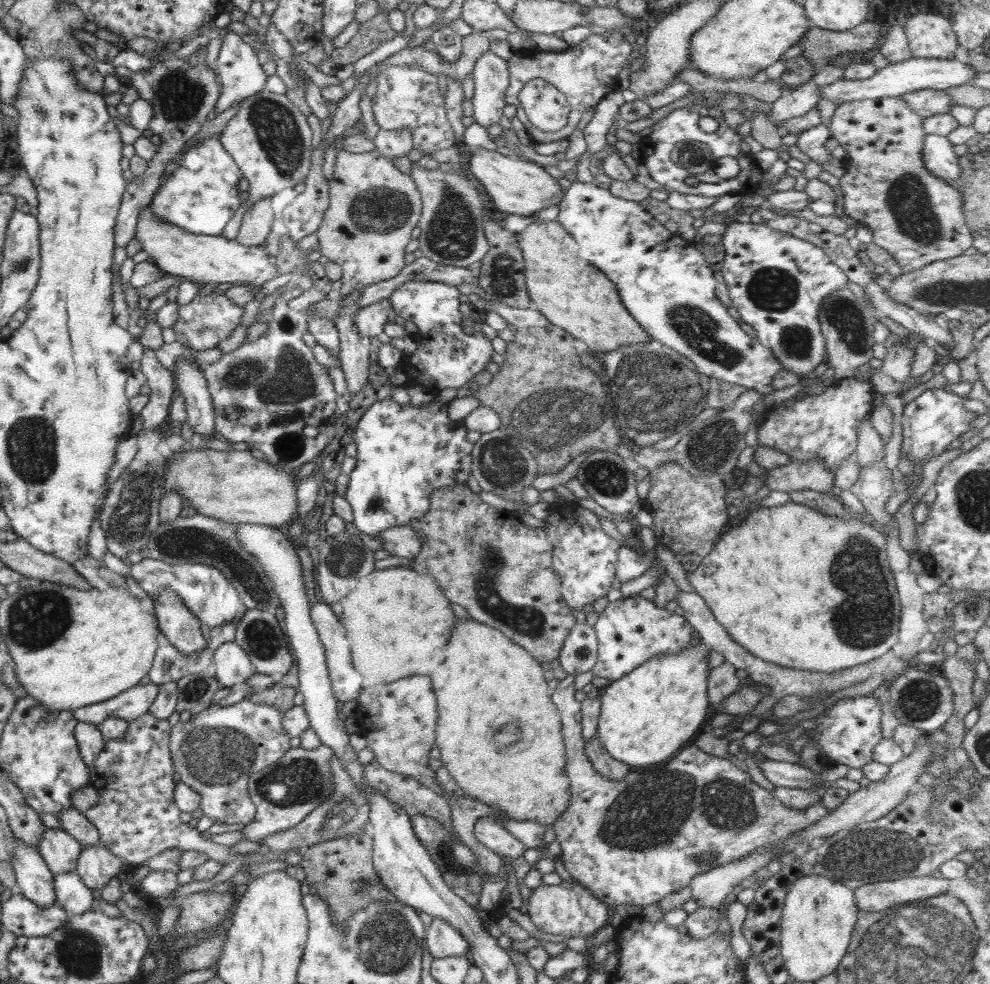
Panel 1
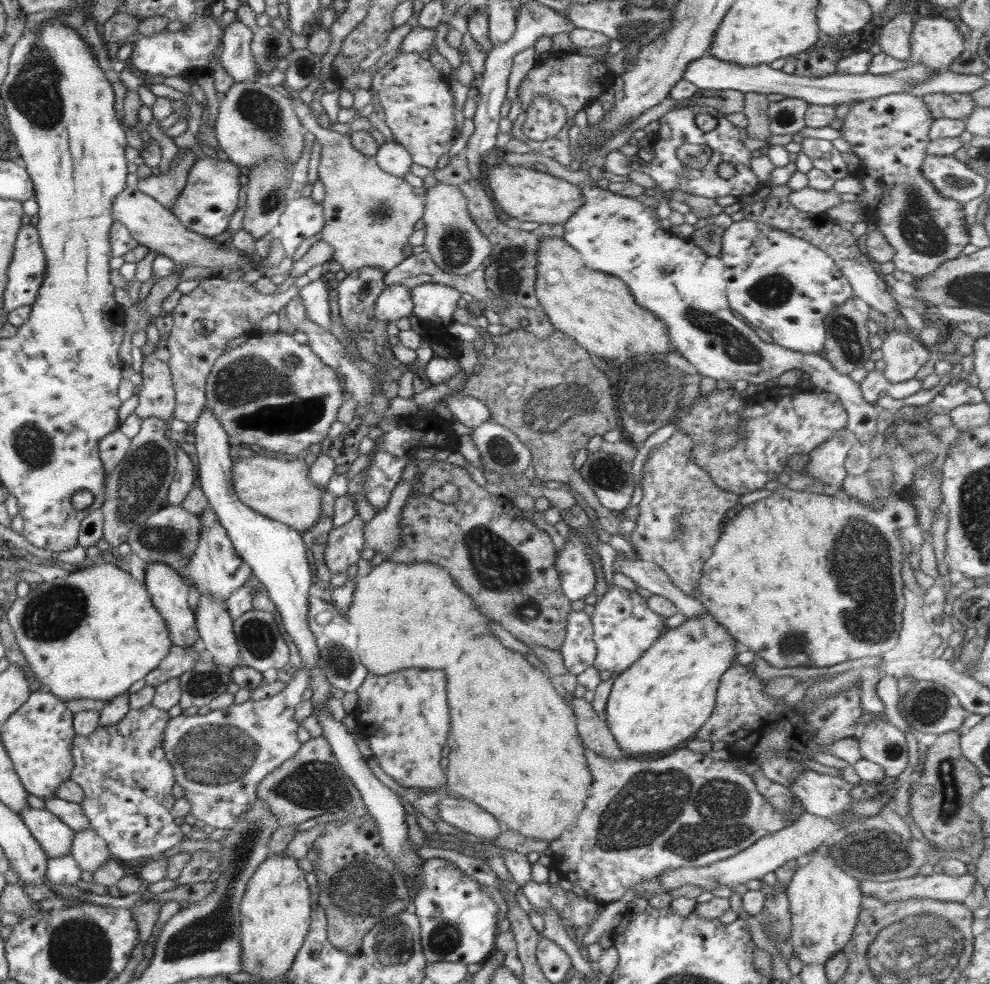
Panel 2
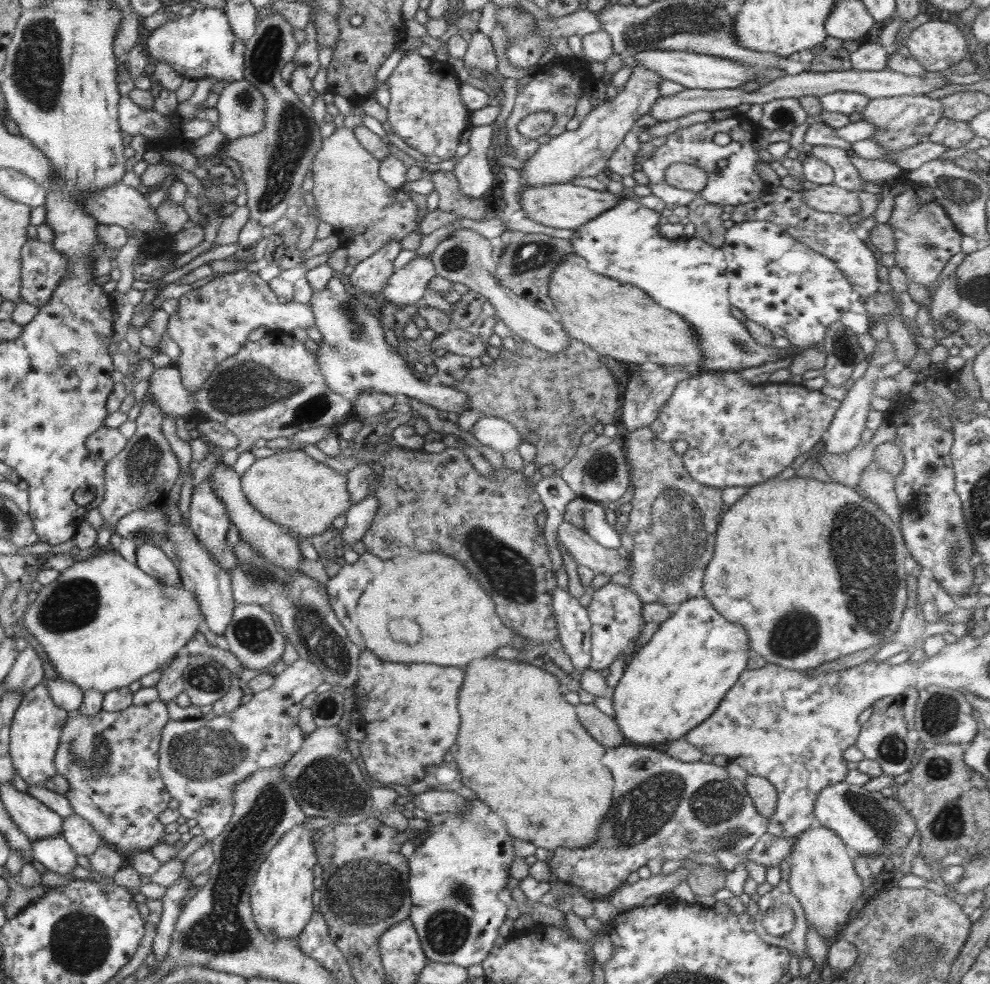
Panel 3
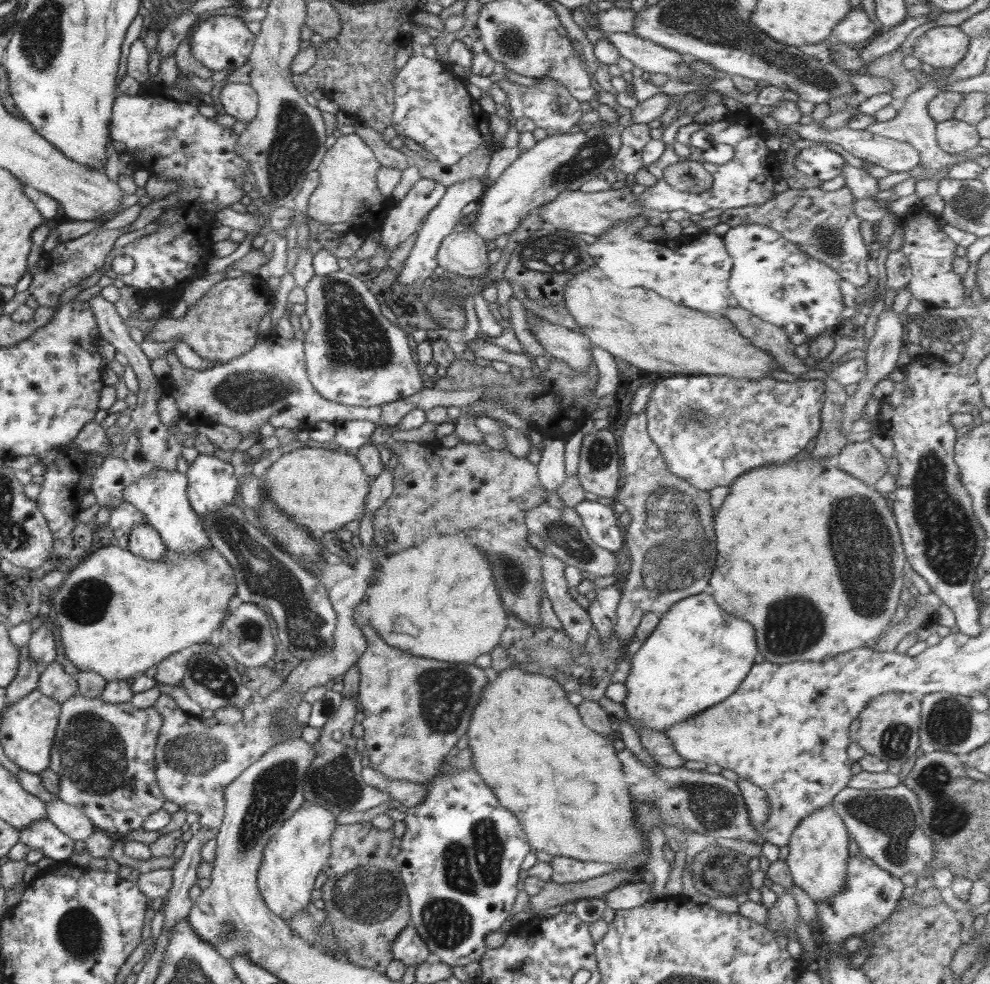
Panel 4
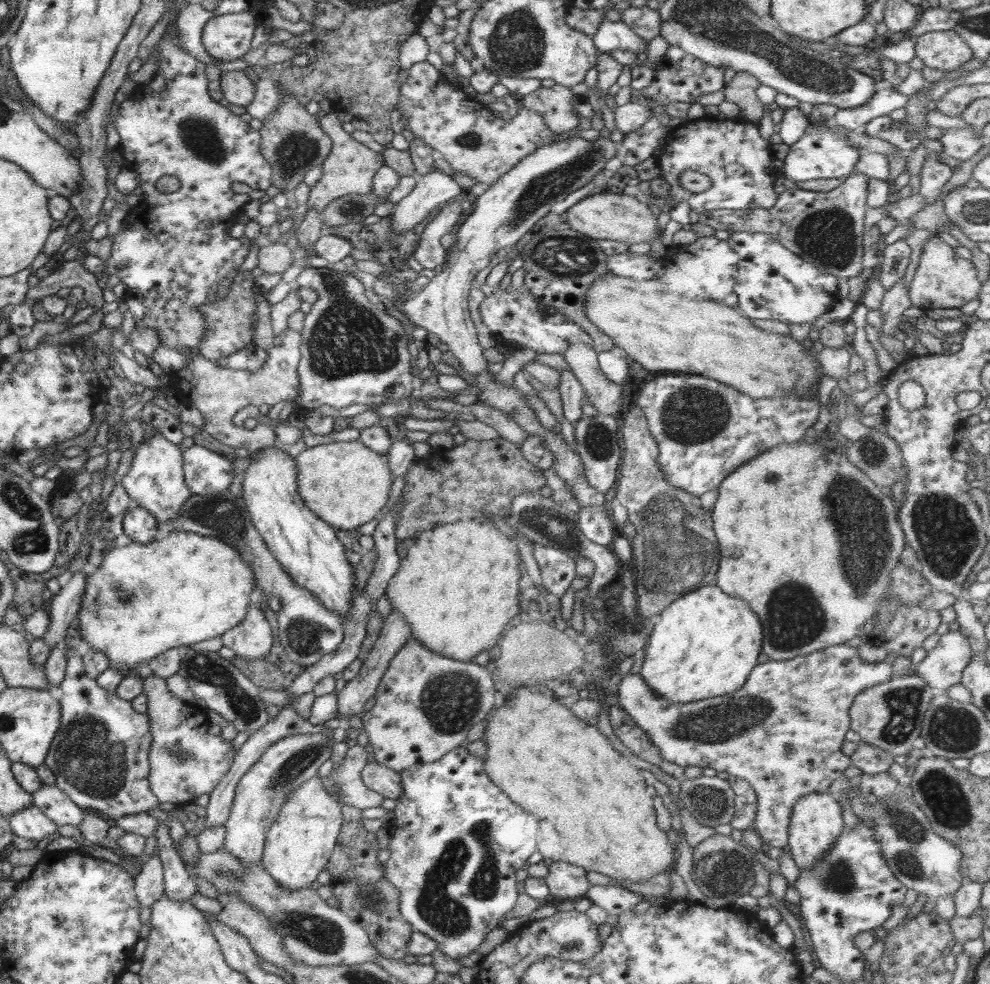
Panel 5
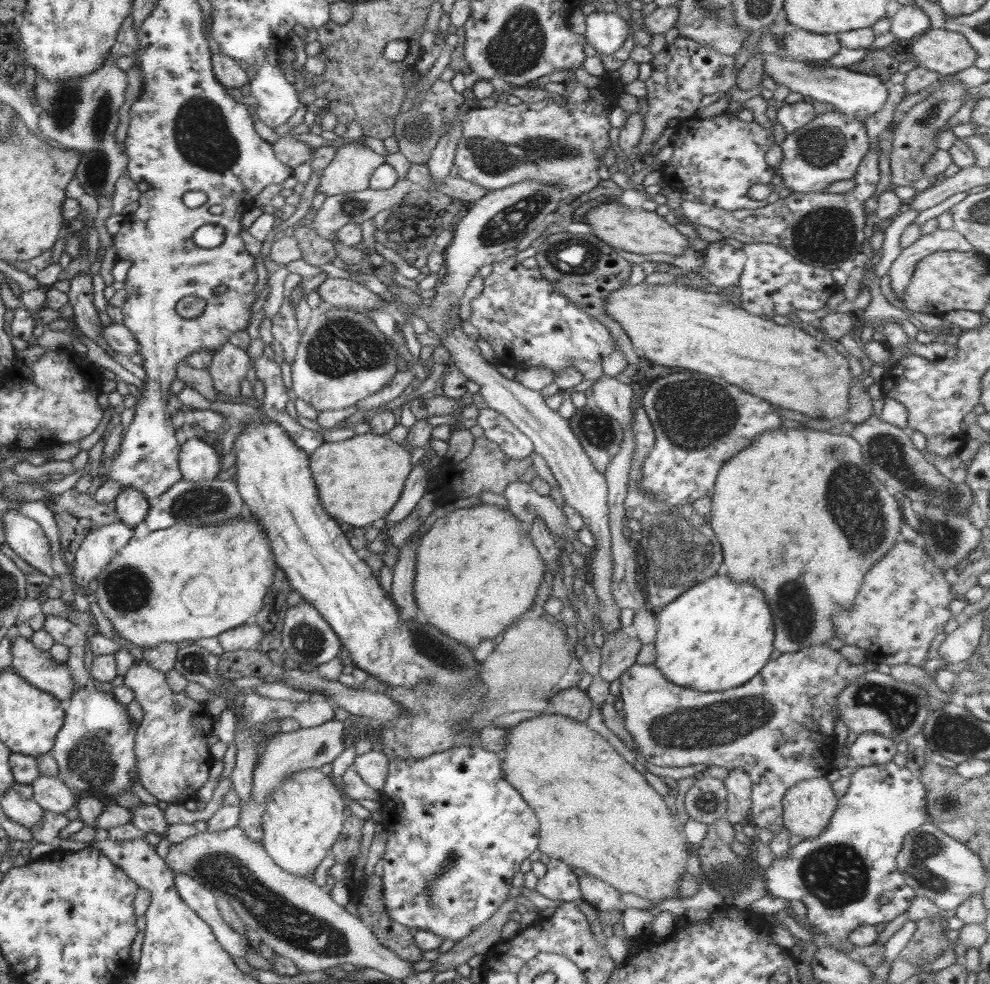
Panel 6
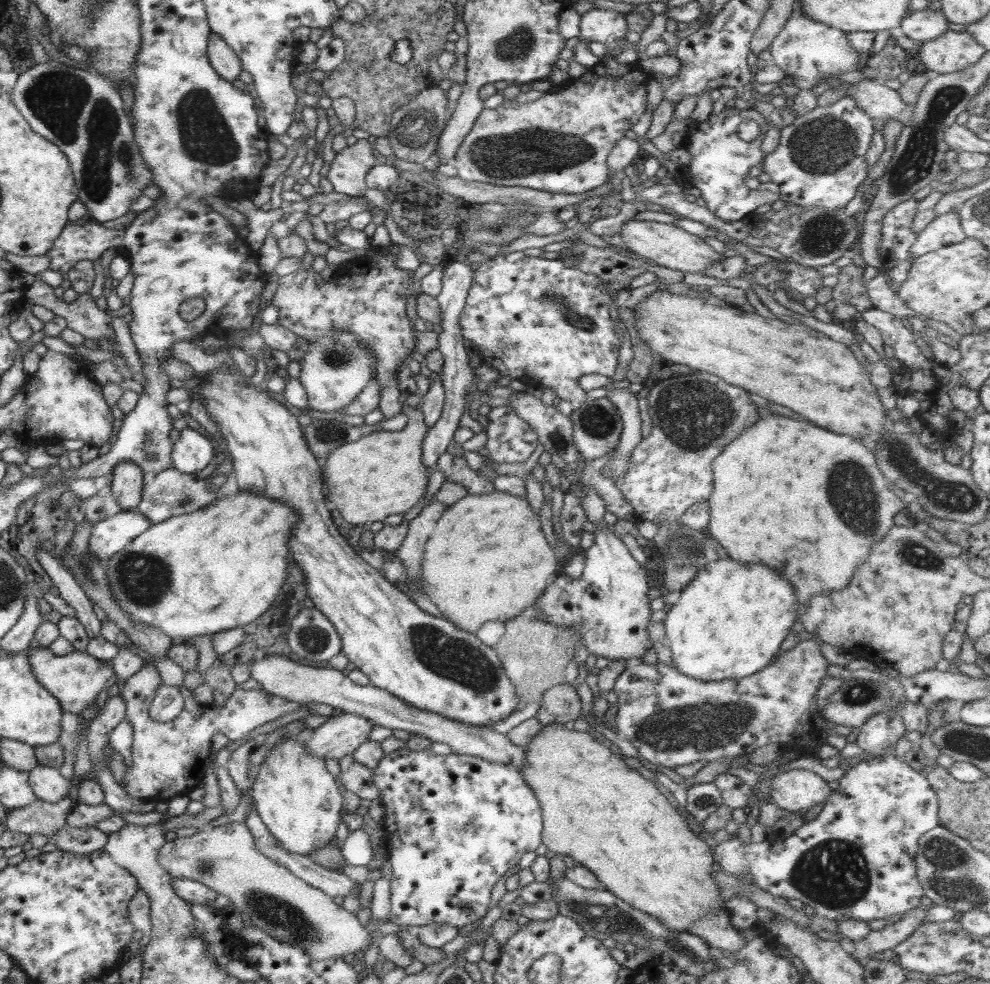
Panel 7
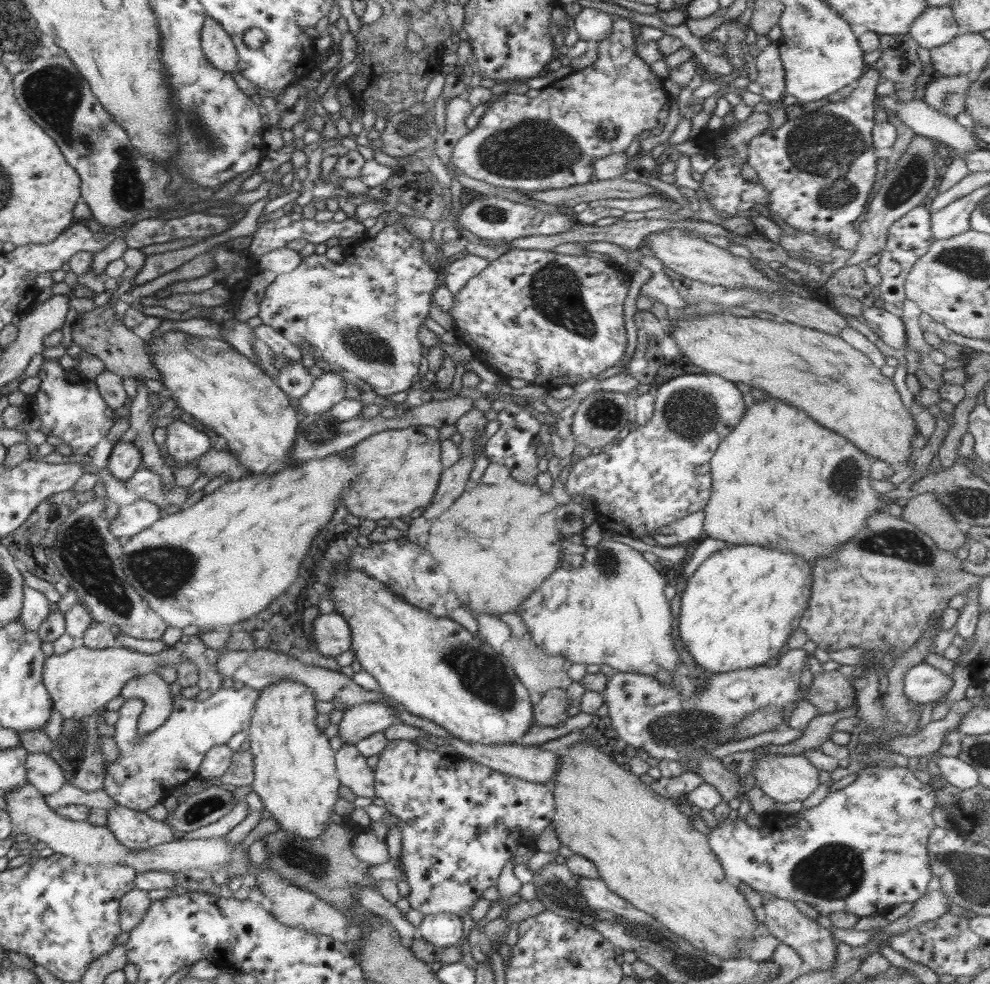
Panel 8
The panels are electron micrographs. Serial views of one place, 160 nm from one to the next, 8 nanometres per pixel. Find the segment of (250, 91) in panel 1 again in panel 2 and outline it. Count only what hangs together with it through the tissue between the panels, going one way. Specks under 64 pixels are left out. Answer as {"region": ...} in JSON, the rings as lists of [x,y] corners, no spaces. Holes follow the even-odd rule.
{"region":[[[237,19],[225,28],[219,63],[235,82],[244,82],[249,78],[260,80],[261,74],[256,68],[251,51],[252,37],[252,29]]]}

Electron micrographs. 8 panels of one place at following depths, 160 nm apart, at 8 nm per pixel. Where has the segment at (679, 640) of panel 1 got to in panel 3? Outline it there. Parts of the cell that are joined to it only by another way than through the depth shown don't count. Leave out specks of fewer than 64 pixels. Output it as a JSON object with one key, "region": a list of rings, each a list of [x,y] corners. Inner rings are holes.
{"region":[[[612,582],[592,593],[592,601],[586,607],[591,623],[591,663],[588,668],[600,672],[608,670],[621,654],[633,656],[636,640],[645,626],[644,618],[642,618],[643,602],[628,587]]]}

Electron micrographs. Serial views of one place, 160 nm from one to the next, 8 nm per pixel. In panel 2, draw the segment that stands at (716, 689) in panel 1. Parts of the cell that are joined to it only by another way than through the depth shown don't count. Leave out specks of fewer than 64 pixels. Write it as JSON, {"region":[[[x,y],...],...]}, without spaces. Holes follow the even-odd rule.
{"region":[[[739,663],[728,668],[720,679],[714,710],[696,734],[698,739],[713,743],[723,740],[728,748],[736,750],[737,755],[758,764],[766,778],[789,788],[800,773],[817,767],[811,759],[813,754],[835,740],[855,738],[856,722],[863,712],[860,708],[861,688],[860,684],[853,684],[802,709],[797,704],[785,706],[782,698],[764,695],[762,687],[767,681],[761,681],[754,670]]]}

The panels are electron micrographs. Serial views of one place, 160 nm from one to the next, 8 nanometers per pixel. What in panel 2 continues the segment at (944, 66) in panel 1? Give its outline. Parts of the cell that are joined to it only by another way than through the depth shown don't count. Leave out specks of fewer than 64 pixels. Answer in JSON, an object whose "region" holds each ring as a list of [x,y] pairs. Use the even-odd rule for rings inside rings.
{"region":[[[712,55],[704,56],[688,63],[683,72],[683,79],[692,82],[698,88],[714,90],[739,90],[743,93],[754,92],[762,95],[784,94],[790,98],[805,100],[809,104],[824,106],[838,106],[851,104],[860,100],[866,101],[878,98],[886,94],[900,94],[913,88],[917,82],[925,80],[931,74],[931,69],[922,63],[912,63],[906,68],[891,72],[890,74],[829,74],[823,77],[801,77],[794,73],[788,74],[782,70],[776,70],[770,65],[740,66],[733,62],[724,62]]]}

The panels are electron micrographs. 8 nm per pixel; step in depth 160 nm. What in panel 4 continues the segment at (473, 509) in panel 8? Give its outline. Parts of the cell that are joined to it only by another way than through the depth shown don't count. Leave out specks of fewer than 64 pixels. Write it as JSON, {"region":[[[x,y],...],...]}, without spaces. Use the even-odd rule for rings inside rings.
{"region":[[[463,532],[458,534],[432,534],[424,539],[424,542],[413,546],[407,550],[400,551],[396,554],[388,556],[382,560],[381,571],[375,580],[375,584],[372,583],[369,588],[369,608],[370,613],[370,626],[377,630],[381,640],[383,640],[388,646],[403,650],[413,654],[414,656],[420,656],[422,658],[434,658],[438,661],[444,662],[464,662],[472,664],[475,658],[478,658],[481,654],[489,654],[494,650],[495,646],[501,639],[501,634],[505,631],[508,623],[508,611],[505,608],[502,599],[500,598],[496,583],[494,582],[494,575],[492,574],[491,566],[483,554],[483,550],[479,546],[472,542]],[[400,618],[408,618],[416,628],[420,628],[420,636],[410,636],[410,634],[402,634],[402,632],[394,631],[394,622],[400,620]]]}

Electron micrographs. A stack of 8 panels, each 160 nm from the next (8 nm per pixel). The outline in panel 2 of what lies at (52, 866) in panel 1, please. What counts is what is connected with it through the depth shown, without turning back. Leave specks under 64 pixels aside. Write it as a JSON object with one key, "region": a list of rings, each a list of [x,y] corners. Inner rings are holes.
{"region":[[[25,806],[20,818],[48,859],[70,854],[74,831],[48,809]]]}

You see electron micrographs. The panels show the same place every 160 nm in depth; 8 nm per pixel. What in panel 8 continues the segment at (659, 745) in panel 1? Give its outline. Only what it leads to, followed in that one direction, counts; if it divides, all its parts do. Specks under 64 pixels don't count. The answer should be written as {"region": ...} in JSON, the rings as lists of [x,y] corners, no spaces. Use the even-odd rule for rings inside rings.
{"region":[[[733,545],[716,551],[687,579],[680,606],[678,636],[704,670],[726,673],[775,662],[788,639],[799,628],[813,583],[812,563],[758,545]]]}

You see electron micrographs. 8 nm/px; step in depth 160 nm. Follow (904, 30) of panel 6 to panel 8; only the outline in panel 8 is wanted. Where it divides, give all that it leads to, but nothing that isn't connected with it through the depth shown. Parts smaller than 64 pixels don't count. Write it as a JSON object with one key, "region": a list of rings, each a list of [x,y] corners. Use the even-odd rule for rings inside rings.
{"region":[[[948,5],[928,7],[912,21],[909,35],[924,48],[942,46],[961,34]]]}

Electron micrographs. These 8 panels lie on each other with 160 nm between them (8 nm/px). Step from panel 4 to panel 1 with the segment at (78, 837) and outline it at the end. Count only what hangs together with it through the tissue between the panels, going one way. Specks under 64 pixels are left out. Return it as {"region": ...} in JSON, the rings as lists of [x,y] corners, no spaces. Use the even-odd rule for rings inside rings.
{"region":[[[96,843],[92,847],[82,848],[75,872],[90,891],[102,891],[106,883],[116,879],[124,864],[102,844]]]}

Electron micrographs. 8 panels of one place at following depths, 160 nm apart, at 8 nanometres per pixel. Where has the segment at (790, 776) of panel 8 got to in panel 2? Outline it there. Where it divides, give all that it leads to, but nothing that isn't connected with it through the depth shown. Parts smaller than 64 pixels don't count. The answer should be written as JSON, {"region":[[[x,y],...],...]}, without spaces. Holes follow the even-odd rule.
{"region":[[[820,845],[814,854],[802,859],[792,881],[785,887],[791,914],[789,942],[802,965],[824,965],[846,946],[864,898],[860,883],[836,866],[836,861],[830,857],[830,847]]]}

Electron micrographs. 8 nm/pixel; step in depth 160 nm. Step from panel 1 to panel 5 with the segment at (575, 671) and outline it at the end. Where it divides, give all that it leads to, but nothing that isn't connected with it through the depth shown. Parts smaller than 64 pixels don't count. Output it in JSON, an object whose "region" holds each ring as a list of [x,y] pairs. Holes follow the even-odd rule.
{"region":[[[533,543],[533,557],[541,572],[540,584],[554,596],[562,597],[570,589],[575,573],[575,560],[558,548]]]}

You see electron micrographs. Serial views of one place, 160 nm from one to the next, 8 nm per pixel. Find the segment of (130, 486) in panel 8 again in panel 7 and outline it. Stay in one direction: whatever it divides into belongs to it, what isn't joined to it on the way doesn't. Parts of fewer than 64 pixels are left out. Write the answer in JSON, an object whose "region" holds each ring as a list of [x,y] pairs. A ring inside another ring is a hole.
{"region":[[[171,466],[170,469],[158,473],[150,484],[142,486],[141,501],[136,510],[147,516],[153,524],[172,516],[190,514],[212,504],[224,495],[220,491],[211,491],[210,486],[211,484],[205,482],[204,479],[196,475],[180,473]]]}

